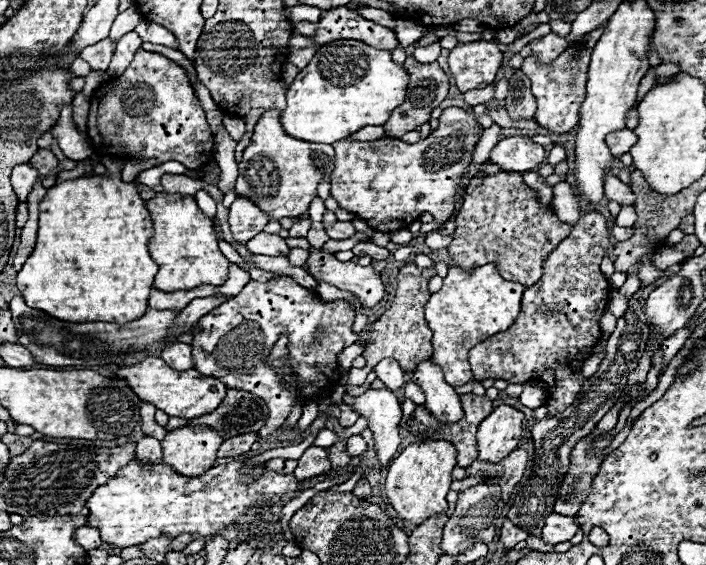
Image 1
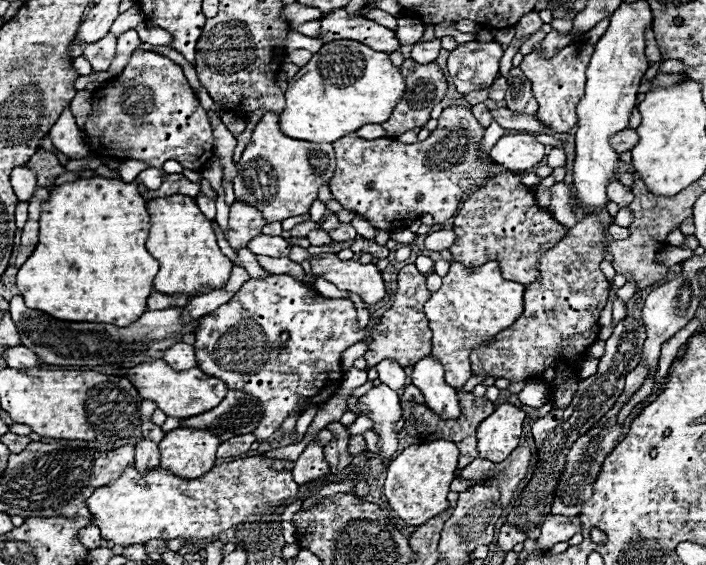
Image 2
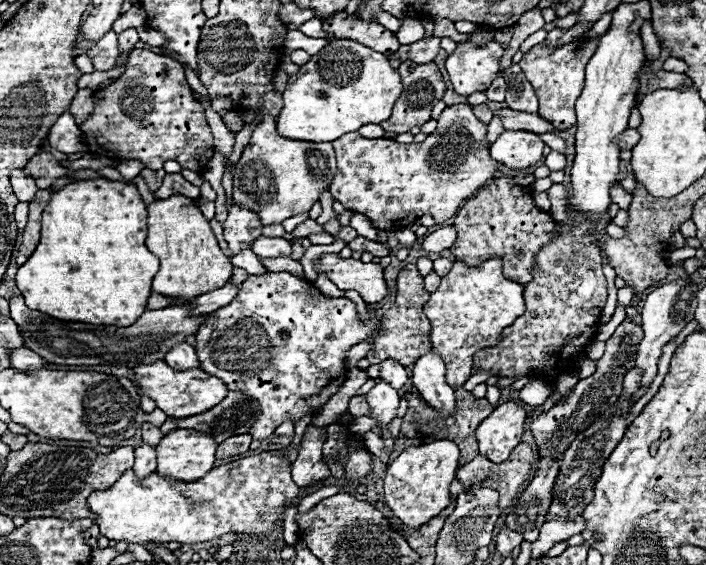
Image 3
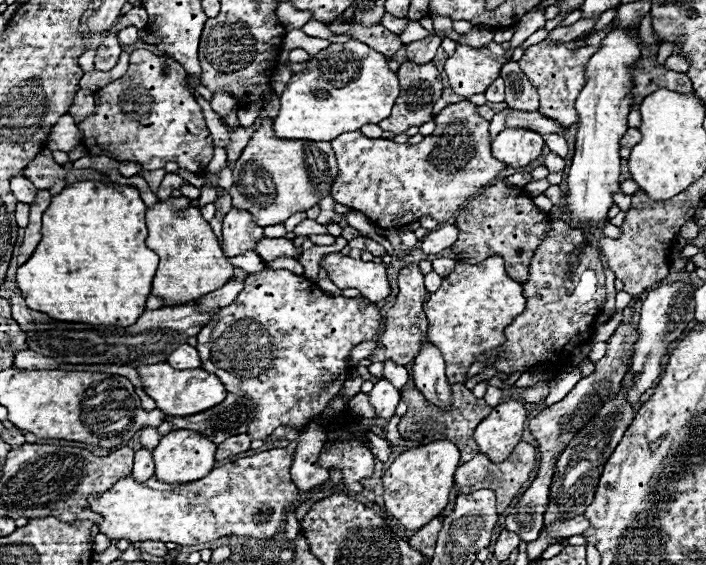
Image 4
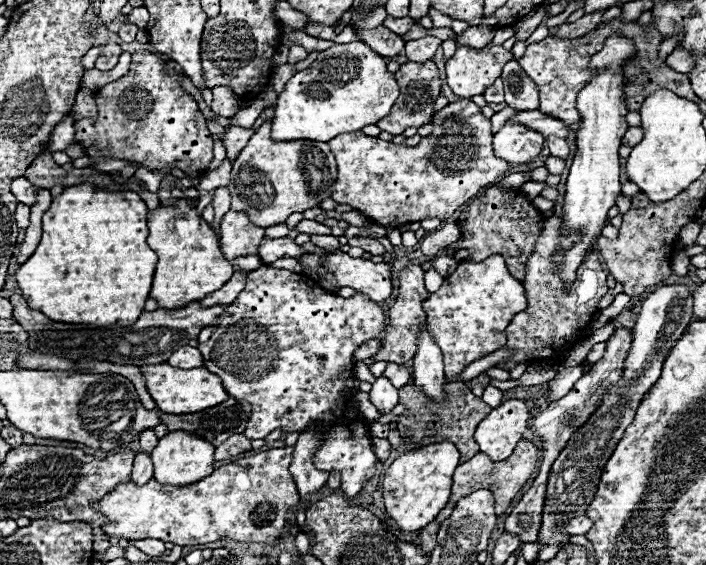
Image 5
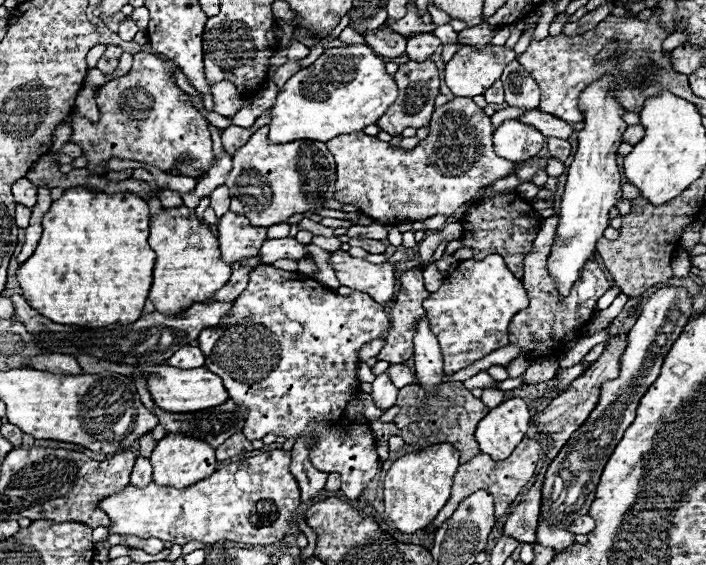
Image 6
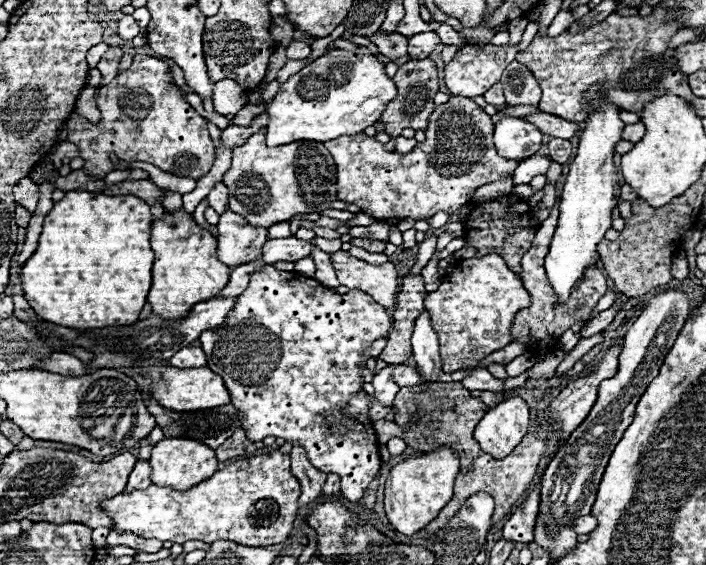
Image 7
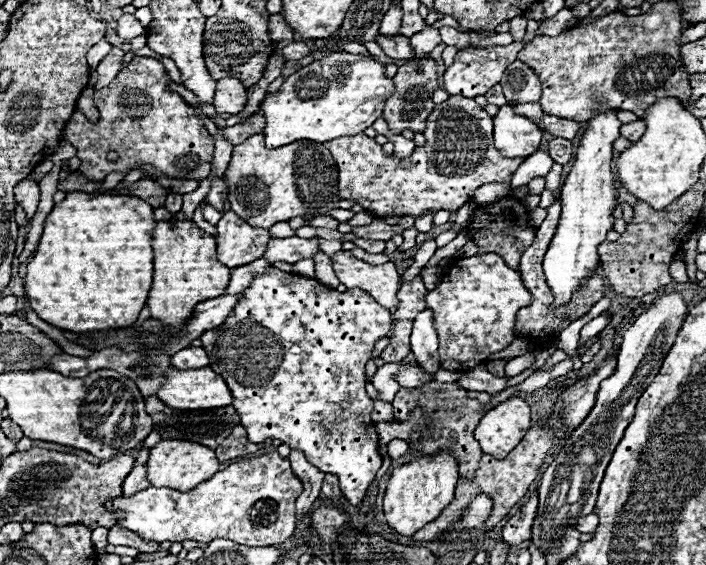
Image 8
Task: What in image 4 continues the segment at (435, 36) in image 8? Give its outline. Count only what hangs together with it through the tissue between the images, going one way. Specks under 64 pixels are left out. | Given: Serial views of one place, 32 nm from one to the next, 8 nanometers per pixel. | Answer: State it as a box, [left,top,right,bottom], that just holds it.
[406,36,442,64]

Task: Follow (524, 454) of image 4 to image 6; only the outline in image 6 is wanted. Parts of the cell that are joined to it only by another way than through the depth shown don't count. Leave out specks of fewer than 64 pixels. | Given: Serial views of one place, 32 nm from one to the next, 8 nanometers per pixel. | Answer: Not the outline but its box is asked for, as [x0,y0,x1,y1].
[432,438,542,528]

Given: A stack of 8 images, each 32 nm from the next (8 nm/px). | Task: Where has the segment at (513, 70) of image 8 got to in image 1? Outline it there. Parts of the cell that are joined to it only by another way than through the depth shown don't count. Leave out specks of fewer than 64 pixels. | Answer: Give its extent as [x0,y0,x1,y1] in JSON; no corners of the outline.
[506,70,536,120]

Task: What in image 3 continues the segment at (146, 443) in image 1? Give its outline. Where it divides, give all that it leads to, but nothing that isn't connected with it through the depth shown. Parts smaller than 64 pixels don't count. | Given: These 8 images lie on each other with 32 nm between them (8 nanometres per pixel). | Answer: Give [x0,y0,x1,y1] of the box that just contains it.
[134,442,158,478]

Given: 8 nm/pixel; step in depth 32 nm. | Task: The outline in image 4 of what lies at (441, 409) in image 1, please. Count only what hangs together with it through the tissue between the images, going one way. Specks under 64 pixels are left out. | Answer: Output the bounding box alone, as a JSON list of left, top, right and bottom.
[412,342,450,408]

